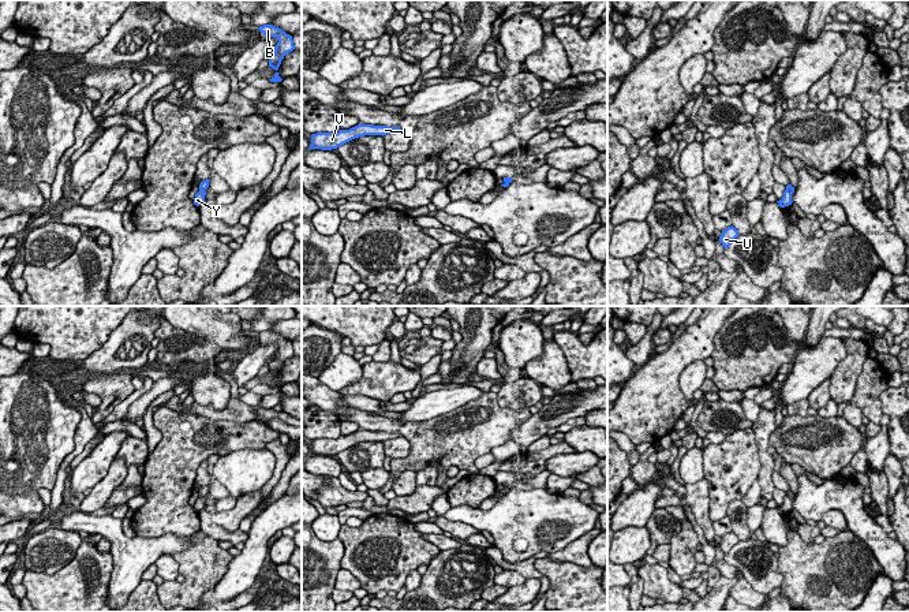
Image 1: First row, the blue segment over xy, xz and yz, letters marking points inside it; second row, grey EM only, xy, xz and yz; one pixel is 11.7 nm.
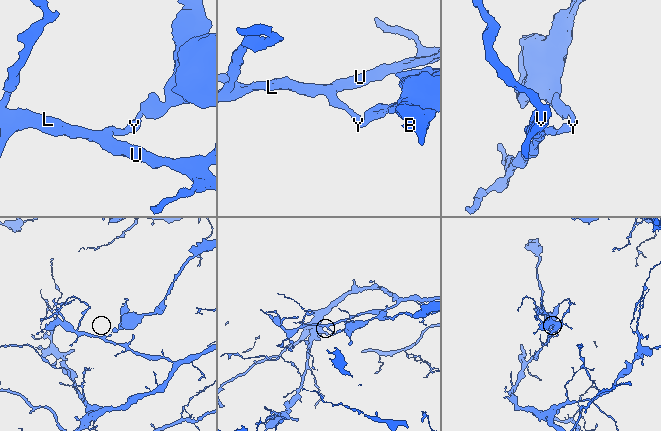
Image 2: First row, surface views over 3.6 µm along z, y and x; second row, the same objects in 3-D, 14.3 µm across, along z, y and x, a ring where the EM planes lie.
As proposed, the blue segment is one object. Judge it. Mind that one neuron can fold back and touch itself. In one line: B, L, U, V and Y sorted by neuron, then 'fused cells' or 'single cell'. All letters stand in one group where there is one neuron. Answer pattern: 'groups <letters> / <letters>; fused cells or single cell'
groups B / L U V Y; fused cells

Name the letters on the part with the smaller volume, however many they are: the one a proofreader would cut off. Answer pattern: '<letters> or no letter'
B

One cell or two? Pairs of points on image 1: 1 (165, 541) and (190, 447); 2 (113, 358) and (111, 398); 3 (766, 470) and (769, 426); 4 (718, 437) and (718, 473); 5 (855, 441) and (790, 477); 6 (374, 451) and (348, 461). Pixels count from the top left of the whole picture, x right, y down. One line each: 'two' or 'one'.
1: two
2: two
3: one
4: two
5: two
6: one

